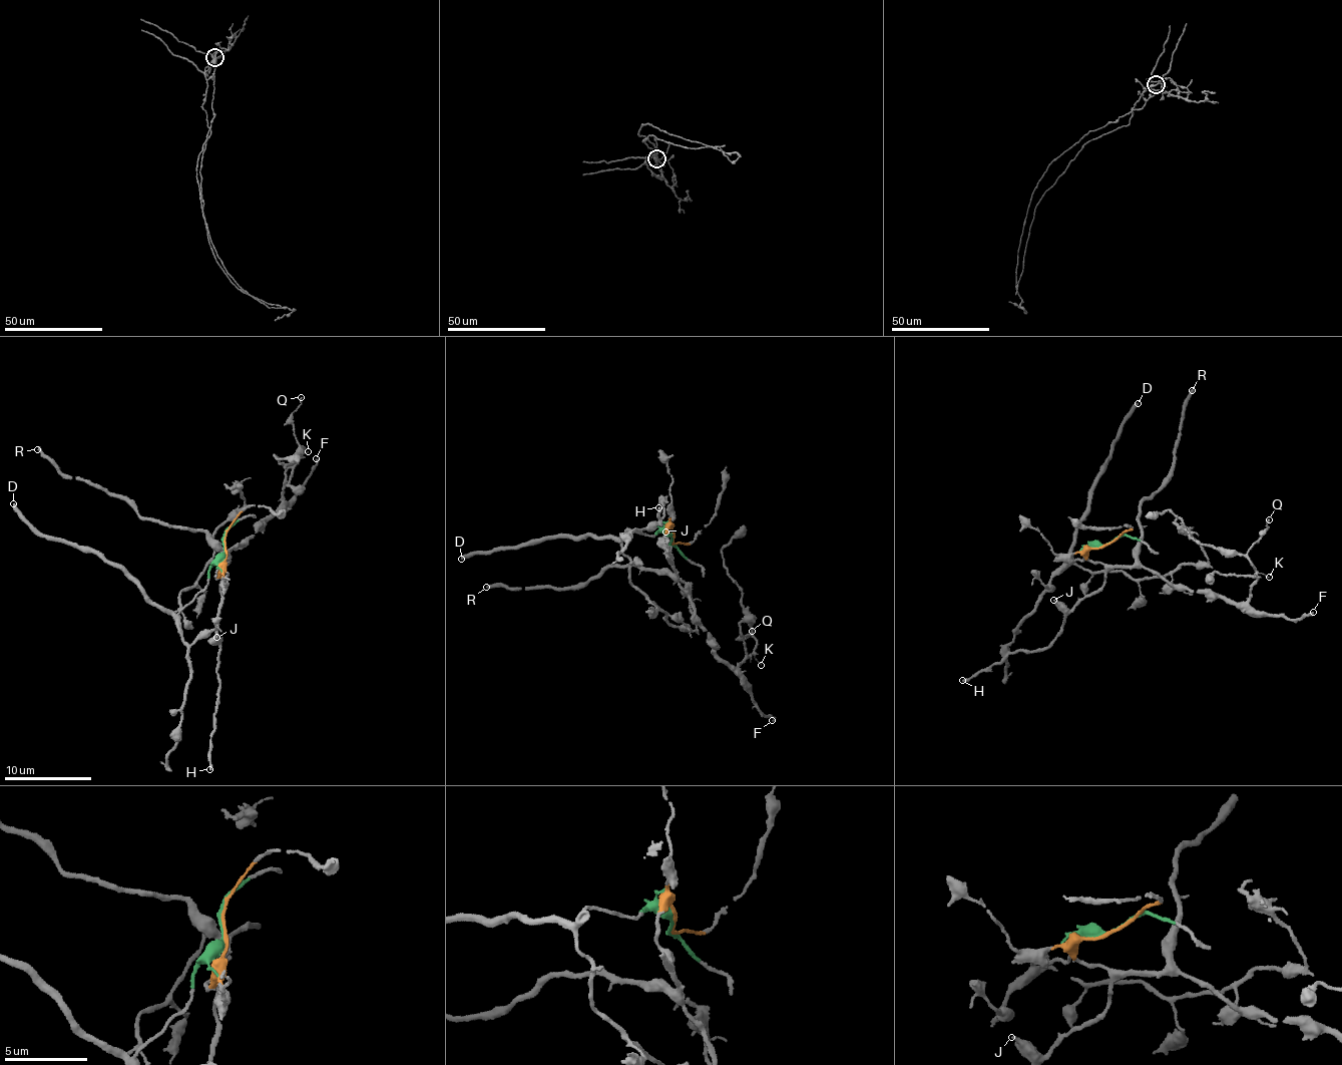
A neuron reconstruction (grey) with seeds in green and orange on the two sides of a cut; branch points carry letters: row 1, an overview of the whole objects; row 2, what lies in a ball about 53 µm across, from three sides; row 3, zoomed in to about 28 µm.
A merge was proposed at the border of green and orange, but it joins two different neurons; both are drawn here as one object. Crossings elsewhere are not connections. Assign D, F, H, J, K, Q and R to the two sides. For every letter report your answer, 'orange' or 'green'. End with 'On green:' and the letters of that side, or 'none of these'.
D: green
F: orange
H: orange
J: orange
K: orange
Q: orange
R: orange
On green: D

